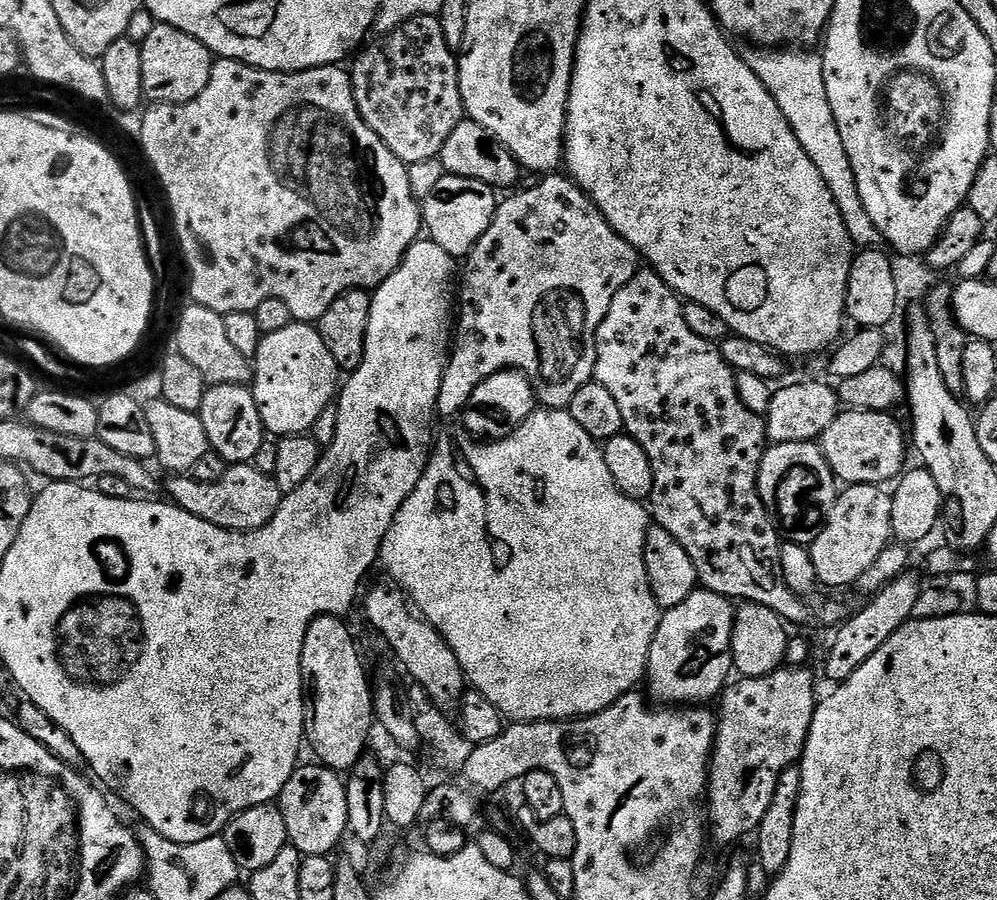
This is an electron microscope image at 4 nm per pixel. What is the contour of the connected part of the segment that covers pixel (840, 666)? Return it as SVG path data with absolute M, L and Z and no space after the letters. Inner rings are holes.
M905 574L893 580L891 584L881 588L879 592L871 597L872 600L857 616L852 616L836 632L832 645L828 648L828 657L824 660L824 672L832 679L832 682L843 682L879 650L885 642L891 638L902 627L908 623L912 612L917 611L922 600L922 584L912 577L912 574ZM912 612L912 613L911 613Z

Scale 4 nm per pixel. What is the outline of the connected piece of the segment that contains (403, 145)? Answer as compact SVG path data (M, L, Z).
M416 16L413 20L398 25L393 32L383 33L376 39L380 40L373 39L351 61L353 64L350 67L352 97L356 100L366 126L370 126L370 130L374 130L378 138L382 138L384 145L403 164L411 166L437 159L442 146L446 146L446 138L454 134L454 126L458 126L466 116L460 93L458 56L446 42L446 34L442 34L440 17Z

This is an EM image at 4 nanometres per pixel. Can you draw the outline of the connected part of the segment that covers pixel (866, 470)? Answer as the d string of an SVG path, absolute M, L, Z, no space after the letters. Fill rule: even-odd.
M844 410L834 418L834 422L830 422L830 426L826 426L818 443L837 481L843 482L845 485L878 484L884 486L887 485L887 480L895 481L905 471L904 440L906 444L906 432L905 429L904 432L900 429L899 422L892 415L891 411Z

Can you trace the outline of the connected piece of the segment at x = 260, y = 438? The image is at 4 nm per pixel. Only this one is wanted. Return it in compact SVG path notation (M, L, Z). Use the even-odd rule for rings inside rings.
M214 384L205 387L198 415L202 426L206 426L209 449L220 455L230 466L250 464L257 459L255 456L264 444L266 433L251 387L243 384Z

